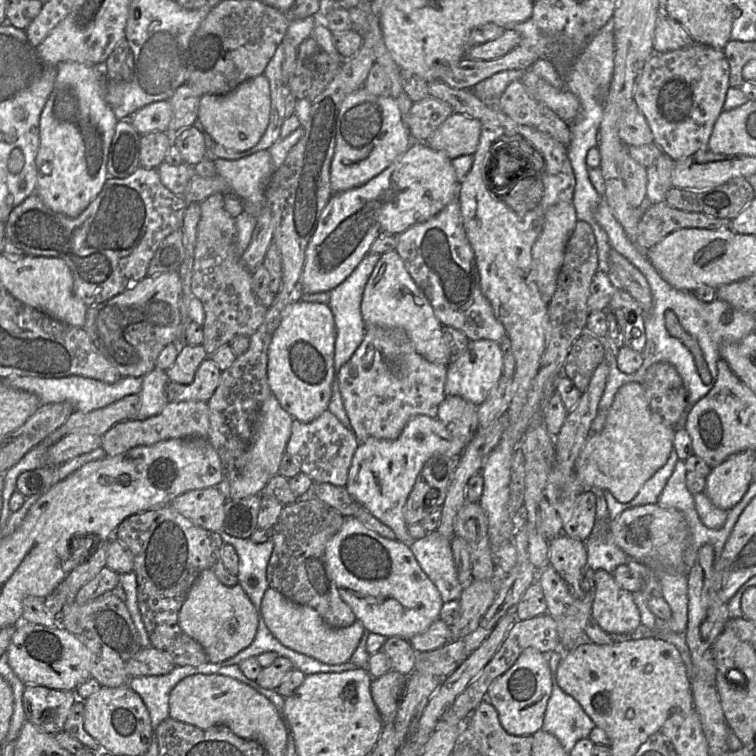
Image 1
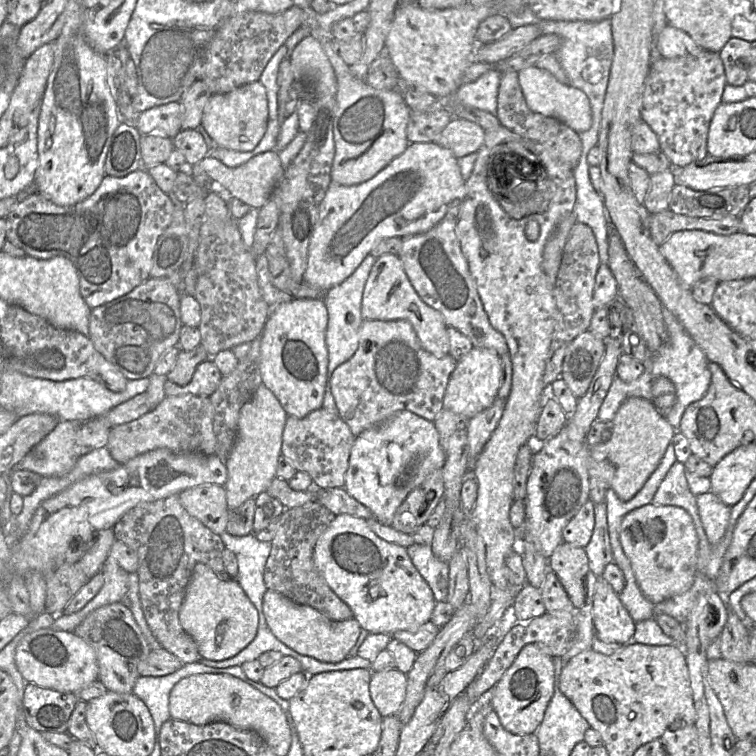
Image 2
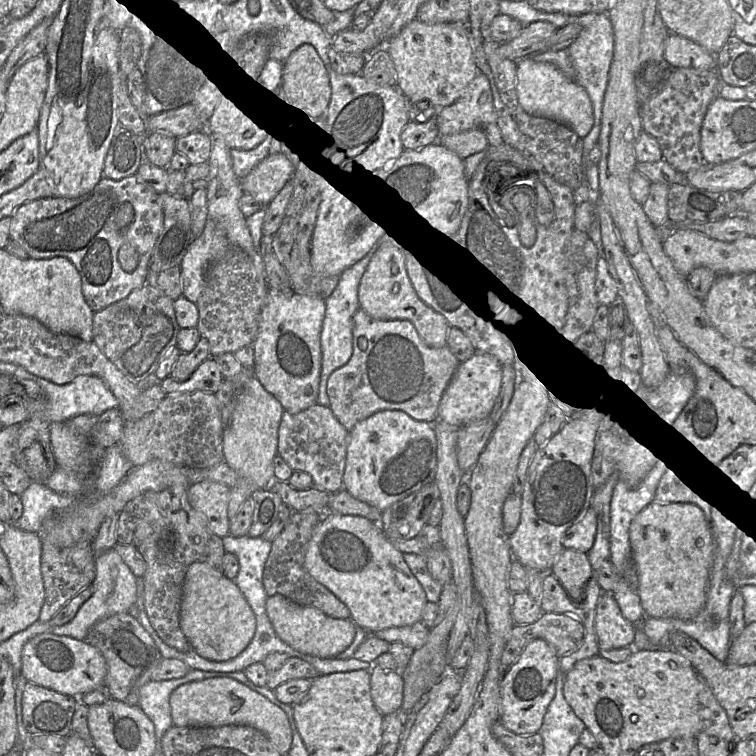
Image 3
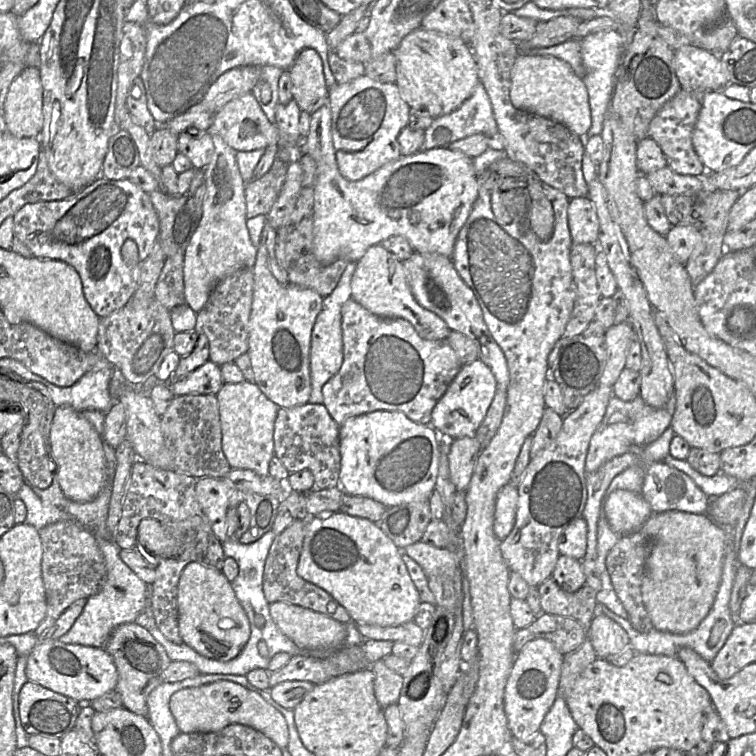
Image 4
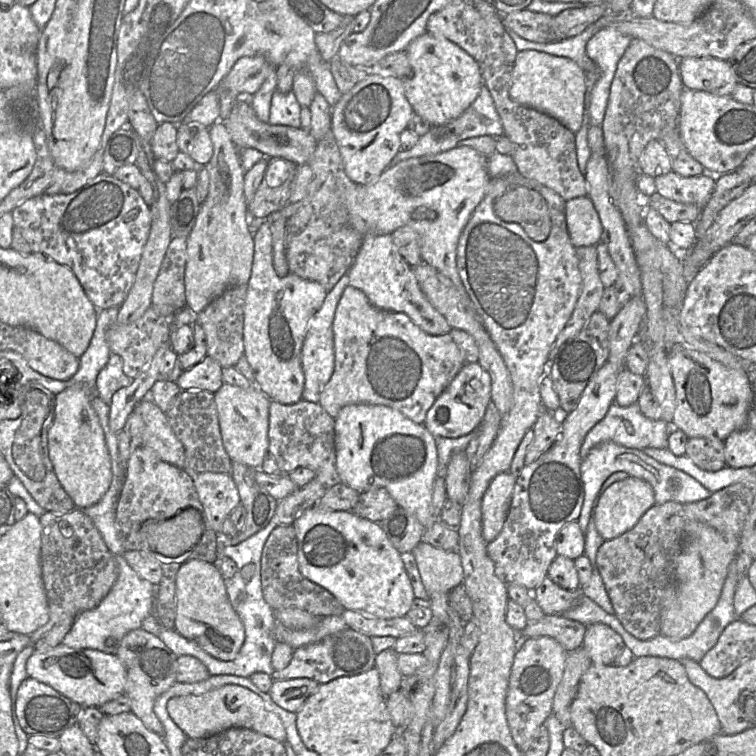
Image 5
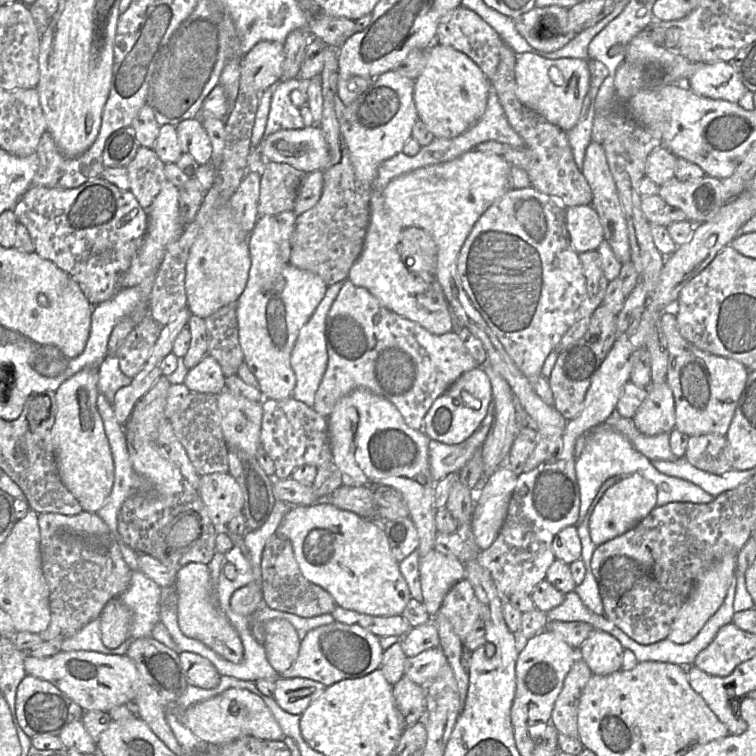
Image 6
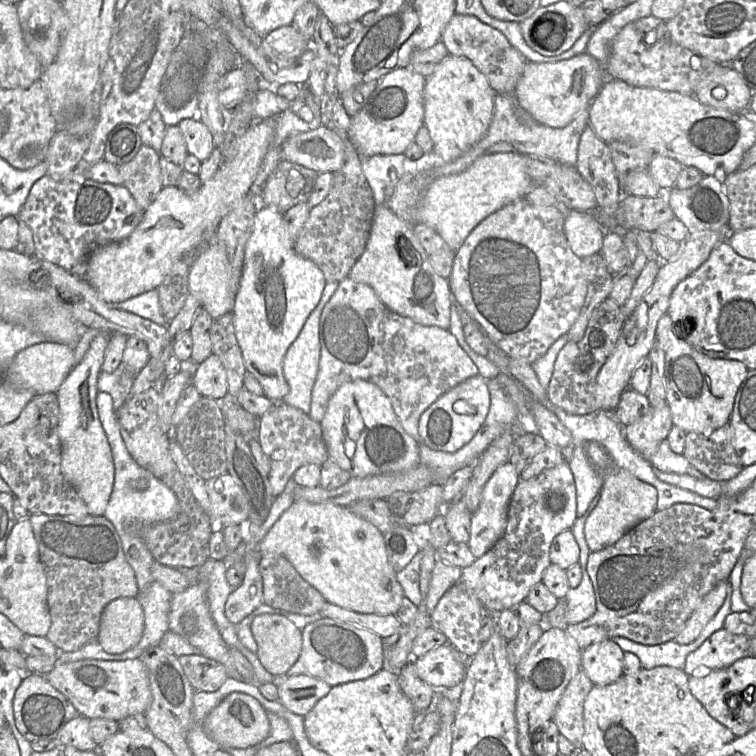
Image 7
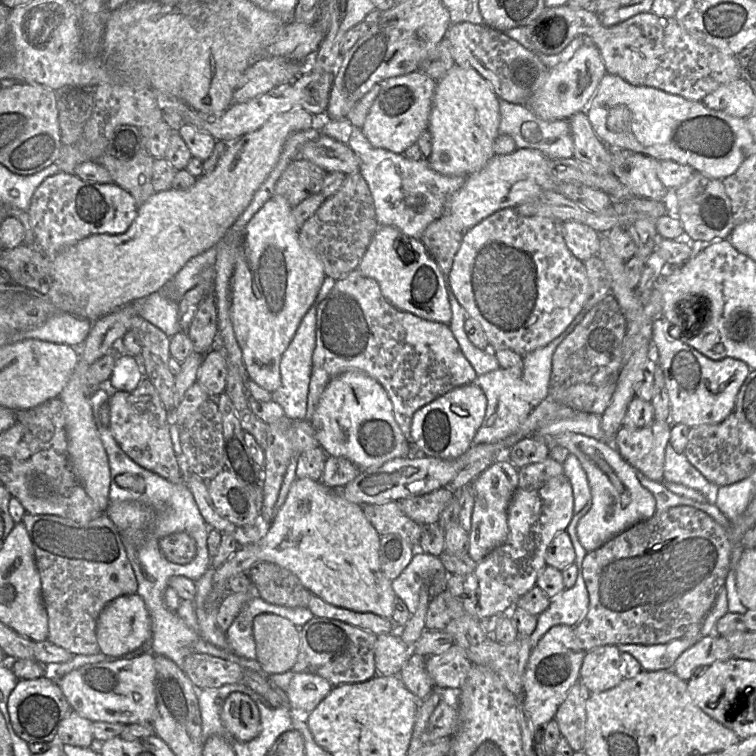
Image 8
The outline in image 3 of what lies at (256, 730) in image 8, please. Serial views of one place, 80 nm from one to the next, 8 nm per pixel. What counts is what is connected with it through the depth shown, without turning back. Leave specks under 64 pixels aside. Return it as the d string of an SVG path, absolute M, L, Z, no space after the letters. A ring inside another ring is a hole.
M208 678L183 684L169 698L172 724L177 727L220 727L243 725L263 733L283 755L287 754L292 732L286 714L268 699L231 678Z

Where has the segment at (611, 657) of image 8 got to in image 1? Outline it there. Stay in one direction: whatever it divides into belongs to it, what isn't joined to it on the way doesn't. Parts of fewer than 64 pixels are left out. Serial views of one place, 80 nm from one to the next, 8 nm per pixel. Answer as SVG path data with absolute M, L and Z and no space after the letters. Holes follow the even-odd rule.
M595 571L595 596L591 615L610 635L631 635L641 624L633 593L623 589L612 573Z

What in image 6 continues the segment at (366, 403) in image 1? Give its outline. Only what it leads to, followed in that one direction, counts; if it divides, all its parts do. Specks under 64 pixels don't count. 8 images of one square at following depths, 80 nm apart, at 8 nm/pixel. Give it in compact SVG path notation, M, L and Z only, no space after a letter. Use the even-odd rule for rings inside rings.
M348 279L327 314L325 336L328 363L313 408L327 419L339 399L356 389L365 389L390 401L410 428L422 430L424 417L433 402L462 374L479 366L456 330L433 334L418 323L390 311L366 288L354 285Z

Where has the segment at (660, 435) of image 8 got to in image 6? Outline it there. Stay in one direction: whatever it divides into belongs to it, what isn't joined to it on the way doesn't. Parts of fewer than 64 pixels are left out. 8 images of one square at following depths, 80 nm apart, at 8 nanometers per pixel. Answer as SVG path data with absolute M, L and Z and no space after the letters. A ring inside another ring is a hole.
M666 382L649 386L633 421L639 432L647 436L670 433L675 428L675 401Z

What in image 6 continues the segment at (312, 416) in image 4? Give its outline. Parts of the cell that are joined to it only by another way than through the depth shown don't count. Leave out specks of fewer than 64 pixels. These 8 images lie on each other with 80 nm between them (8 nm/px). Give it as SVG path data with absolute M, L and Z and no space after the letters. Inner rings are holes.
M293 398L284 400L264 399L263 417L260 432L261 448L273 460L275 473L273 479L284 480L302 465L317 468L332 461L327 418L319 415L301 401Z

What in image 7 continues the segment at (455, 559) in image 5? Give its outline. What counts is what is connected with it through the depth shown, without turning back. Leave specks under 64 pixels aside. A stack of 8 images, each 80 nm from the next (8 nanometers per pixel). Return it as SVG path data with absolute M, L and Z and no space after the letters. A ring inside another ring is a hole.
M437 559L432 571L428 595L425 600L427 612L434 611L440 598L454 584L460 581L462 569Z

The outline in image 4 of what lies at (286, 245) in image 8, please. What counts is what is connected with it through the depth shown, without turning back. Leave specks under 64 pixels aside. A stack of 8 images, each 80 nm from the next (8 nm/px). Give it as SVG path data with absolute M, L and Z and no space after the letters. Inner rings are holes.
M265 245L257 246L253 266L253 301L249 318L249 348L254 382L263 394L282 408L309 402L311 394L310 346L313 326L322 310L323 297L312 289L280 284L272 275Z

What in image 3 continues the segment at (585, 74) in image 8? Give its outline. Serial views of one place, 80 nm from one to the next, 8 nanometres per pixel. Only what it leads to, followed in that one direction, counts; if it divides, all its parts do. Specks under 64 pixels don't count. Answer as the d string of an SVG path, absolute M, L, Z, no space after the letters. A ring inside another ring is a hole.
M525 57L516 64L516 91L519 104L529 114L564 123L580 138L584 138L594 124L593 107L586 90L575 80L568 79L551 63Z

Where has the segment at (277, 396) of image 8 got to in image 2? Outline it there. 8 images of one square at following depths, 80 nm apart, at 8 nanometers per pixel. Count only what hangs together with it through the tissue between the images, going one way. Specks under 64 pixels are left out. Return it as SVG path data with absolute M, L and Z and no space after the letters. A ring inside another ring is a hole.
M369 253L348 278L340 284L337 284L327 290L323 296L328 311L328 324L326 329L328 367L327 384L322 407L333 413L338 413L338 409L331 391L330 376L340 364L349 360L358 348L359 330L364 320L361 313L363 291L371 268L376 259L376 257Z

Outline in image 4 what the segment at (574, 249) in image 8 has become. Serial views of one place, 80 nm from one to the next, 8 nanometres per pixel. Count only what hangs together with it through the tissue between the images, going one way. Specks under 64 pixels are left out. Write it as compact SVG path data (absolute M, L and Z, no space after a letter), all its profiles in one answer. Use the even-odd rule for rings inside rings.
M588 196L570 199L568 226L573 243L597 244L599 221L594 204Z

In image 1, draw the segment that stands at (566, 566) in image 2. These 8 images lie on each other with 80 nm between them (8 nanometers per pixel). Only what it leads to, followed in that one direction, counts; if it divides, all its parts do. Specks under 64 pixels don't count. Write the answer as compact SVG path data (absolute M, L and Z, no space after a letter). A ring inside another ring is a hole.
M561 533L549 542L548 564L567 583L574 598L581 600L585 597L580 583L583 580L582 572L588 566L584 541Z

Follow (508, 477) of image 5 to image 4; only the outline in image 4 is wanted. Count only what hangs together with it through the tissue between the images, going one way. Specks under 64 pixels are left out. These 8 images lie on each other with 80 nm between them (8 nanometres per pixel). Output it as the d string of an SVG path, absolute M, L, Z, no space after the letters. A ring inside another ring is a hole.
M511 483L497 493L495 504L494 533L499 540L505 539L512 531L517 511L518 490Z

